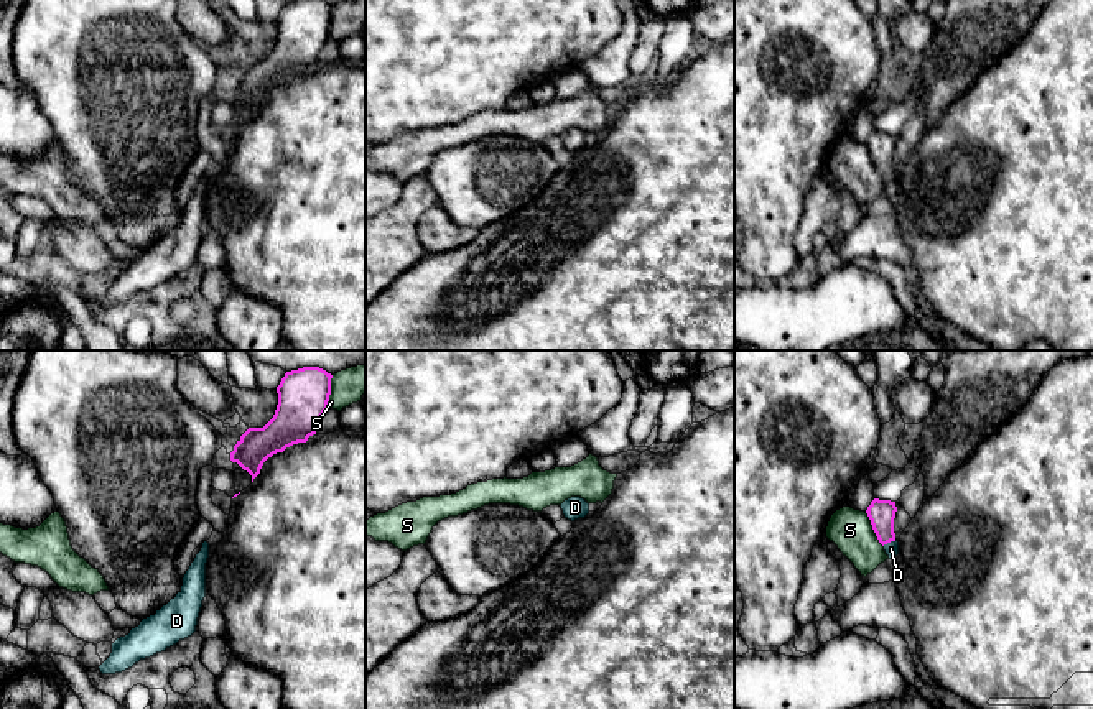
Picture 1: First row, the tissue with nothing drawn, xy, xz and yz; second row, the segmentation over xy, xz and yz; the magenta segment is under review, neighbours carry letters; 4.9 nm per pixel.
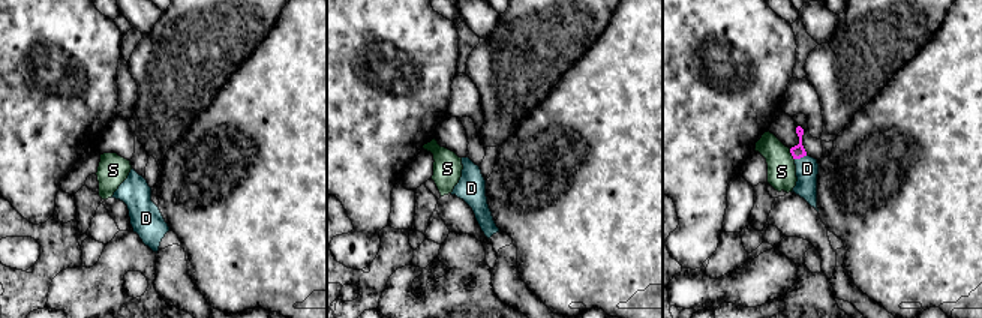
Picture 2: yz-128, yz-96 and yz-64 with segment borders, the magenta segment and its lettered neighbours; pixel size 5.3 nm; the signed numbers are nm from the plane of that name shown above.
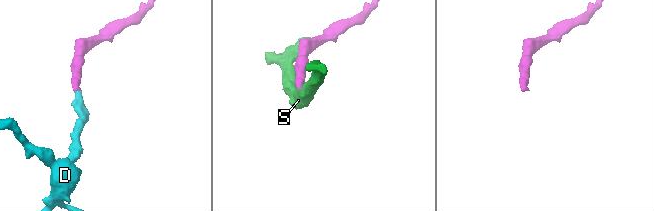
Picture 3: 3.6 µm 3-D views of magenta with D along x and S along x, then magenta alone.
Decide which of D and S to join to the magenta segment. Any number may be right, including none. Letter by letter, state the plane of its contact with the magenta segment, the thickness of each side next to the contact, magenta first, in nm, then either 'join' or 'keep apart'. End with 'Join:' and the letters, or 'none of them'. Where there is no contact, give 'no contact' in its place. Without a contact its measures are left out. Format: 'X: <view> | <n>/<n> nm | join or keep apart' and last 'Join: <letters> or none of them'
D: yz | 130/70 nm | join
S: yz | 130/200 nm | keep apart
Join: D

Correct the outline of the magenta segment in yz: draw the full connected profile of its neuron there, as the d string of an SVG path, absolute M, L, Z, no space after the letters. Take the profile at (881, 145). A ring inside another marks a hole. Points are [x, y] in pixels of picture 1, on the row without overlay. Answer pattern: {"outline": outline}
{"outline": "M874 130L867 138L866 145L871 151L872 161L884 178L889 191L894 191L899 186L899 173L894 165L894 150L895 150L895 133Z"}

